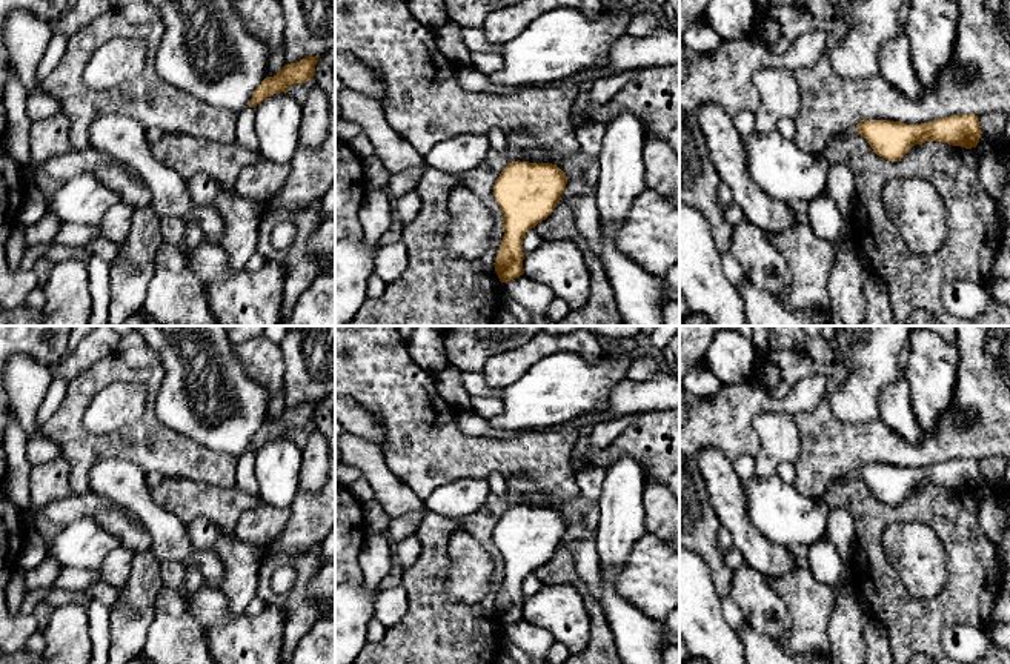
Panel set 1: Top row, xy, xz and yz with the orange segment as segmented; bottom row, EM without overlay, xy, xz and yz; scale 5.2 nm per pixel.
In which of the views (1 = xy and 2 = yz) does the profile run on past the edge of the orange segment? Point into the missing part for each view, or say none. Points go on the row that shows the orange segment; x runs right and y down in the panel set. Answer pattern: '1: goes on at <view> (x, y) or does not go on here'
1: does not go on here
2: goes on at yz (852, 129)

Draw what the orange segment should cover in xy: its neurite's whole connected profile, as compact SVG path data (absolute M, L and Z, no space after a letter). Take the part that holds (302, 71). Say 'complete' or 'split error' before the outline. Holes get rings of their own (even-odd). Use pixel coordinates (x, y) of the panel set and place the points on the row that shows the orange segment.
complete; M320 55L304 57L297 63L286 65L277 75L266 77L254 91L249 108L255 108L274 94L287 92L294 83L306 83L315 75L315 65Z

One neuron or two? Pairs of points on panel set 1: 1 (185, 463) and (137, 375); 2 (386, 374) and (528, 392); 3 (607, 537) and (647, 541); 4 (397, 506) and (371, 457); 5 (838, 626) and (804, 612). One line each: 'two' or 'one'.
1: one
2: two
3: two
4: one
5: two

